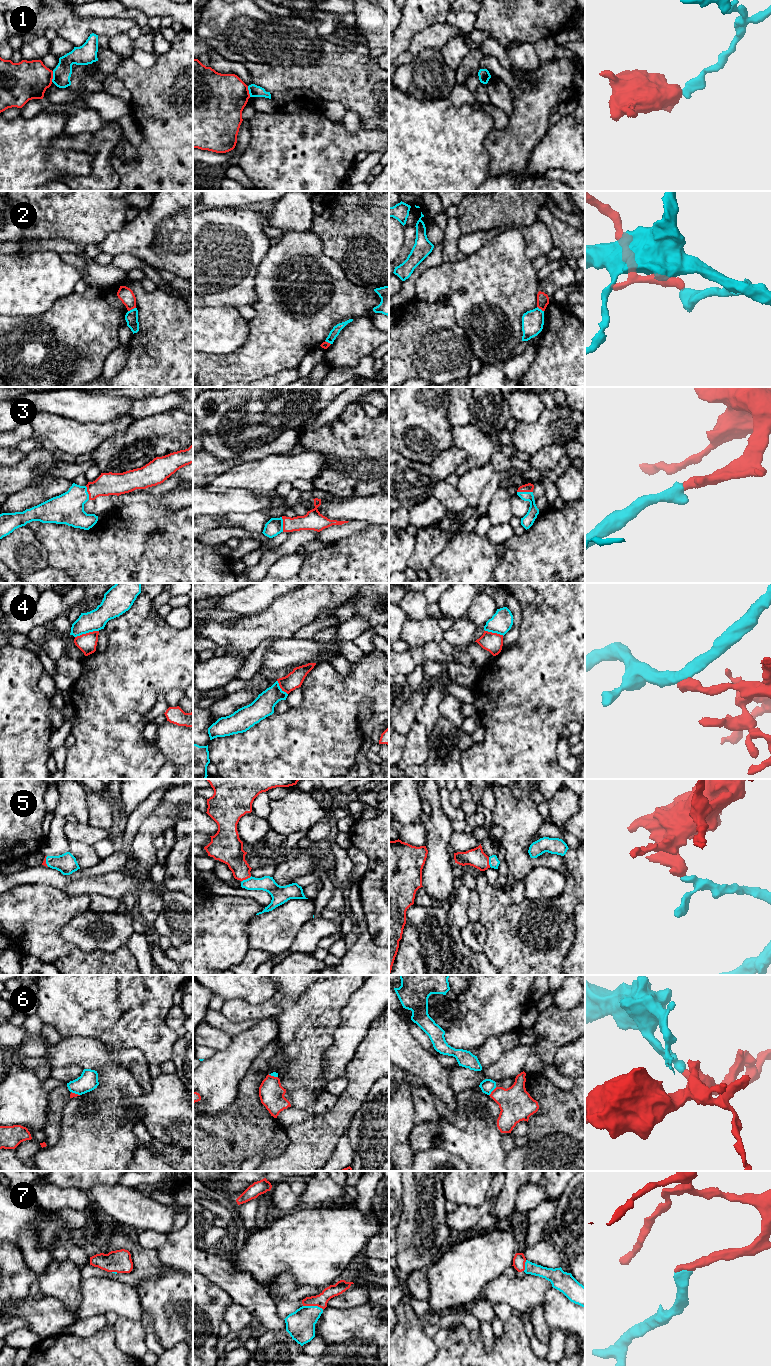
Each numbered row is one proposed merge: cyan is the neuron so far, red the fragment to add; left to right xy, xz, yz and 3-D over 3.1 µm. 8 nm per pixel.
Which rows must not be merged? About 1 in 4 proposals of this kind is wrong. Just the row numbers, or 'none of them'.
1, 2, 4, 6

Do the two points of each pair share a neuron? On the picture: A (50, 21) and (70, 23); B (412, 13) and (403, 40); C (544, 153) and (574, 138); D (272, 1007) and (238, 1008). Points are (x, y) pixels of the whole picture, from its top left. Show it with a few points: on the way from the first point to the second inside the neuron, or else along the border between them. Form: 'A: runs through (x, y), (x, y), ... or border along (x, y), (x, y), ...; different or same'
A: runs through (55, 18), (65, 18); same
B: runs through (412, 20), (404, 33); same
C: runs through (551, 152), (567, 145); same
D: runs through (264, 1009), (246, 1009); same

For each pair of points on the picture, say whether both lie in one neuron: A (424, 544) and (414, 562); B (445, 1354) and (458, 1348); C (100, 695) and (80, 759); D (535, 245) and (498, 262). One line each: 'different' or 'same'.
A: same
B: same
C: same
D: different

